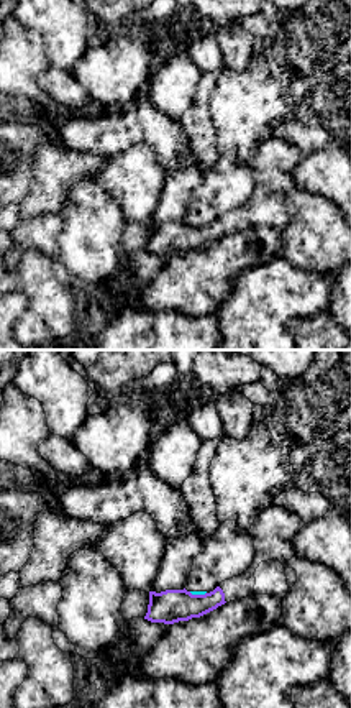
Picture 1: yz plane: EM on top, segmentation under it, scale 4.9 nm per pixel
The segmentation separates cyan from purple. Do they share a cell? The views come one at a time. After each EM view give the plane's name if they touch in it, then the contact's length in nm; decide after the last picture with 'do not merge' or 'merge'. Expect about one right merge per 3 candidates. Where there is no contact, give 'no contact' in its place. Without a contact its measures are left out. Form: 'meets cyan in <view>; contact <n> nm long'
meets cyan in yz; contact 90 nm long

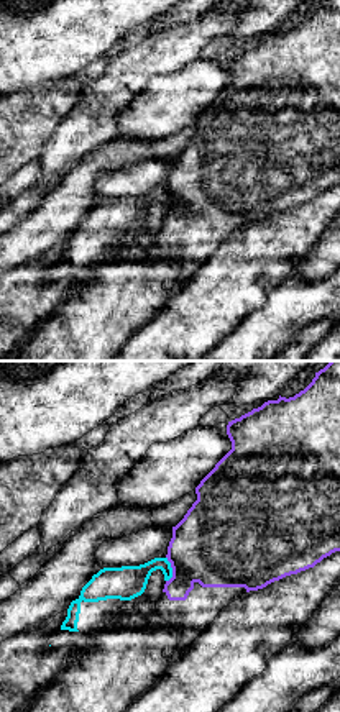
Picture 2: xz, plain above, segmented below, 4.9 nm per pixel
meets cyan in xz; contact 130 nm long

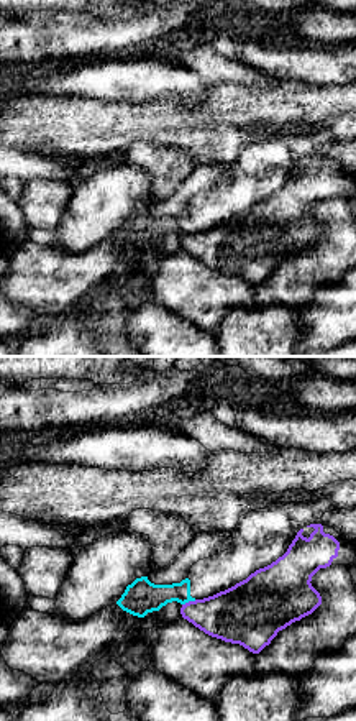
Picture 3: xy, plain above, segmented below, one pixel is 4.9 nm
meets cyan in xy; contact 80 nm long

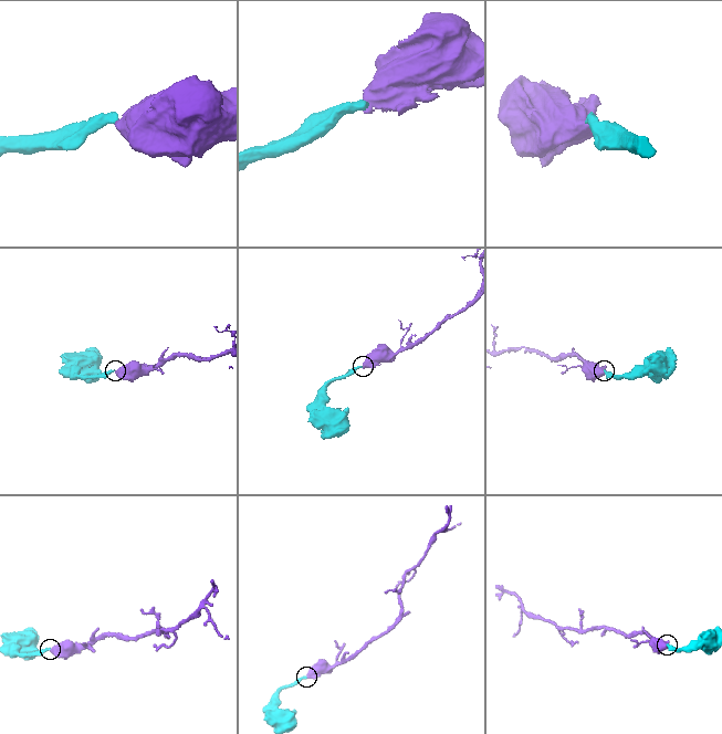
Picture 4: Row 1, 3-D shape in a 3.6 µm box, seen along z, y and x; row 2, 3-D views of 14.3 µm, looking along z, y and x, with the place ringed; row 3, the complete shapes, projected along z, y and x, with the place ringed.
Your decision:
do not merge

